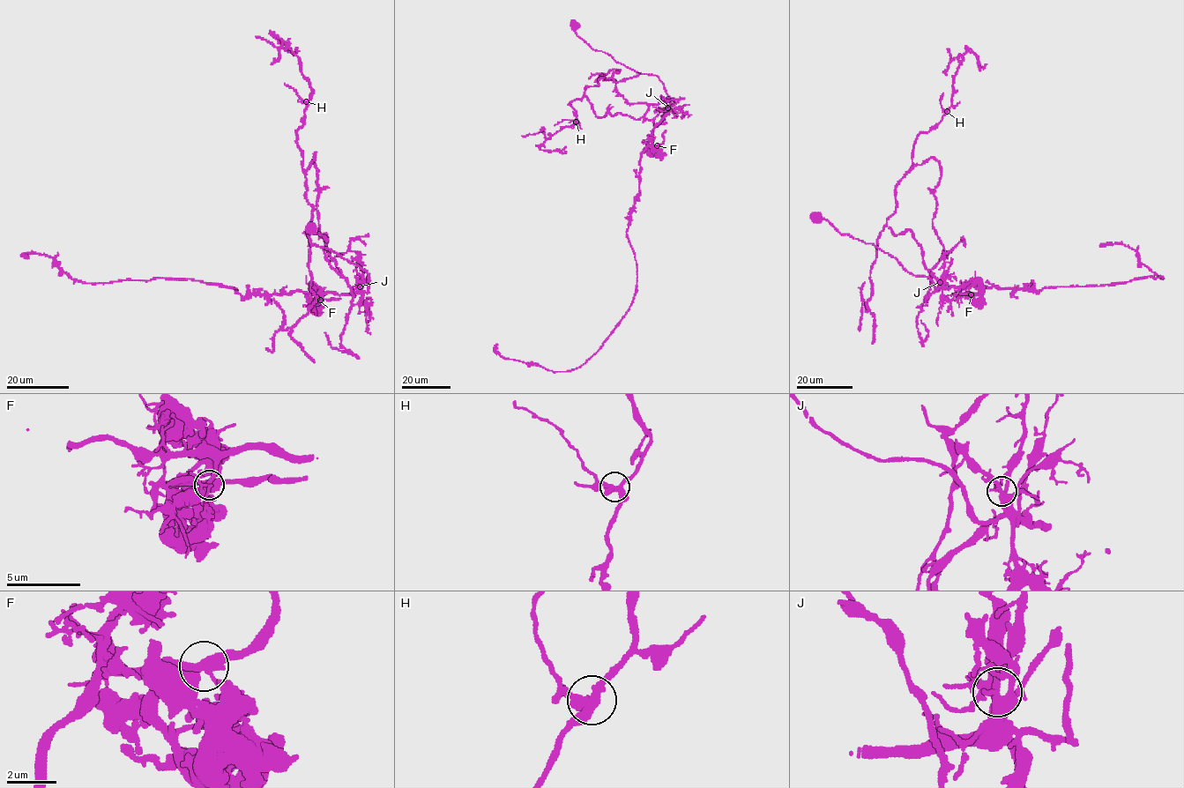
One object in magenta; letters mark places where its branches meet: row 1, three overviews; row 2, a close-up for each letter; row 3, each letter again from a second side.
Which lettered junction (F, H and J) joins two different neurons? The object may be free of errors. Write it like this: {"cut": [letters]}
{"cut": ["F"]}

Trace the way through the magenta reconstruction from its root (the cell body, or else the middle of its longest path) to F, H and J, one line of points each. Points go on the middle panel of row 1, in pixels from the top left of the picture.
F: (575, 25), (577, 35), (593, 49), (636, 71), (655, 75), (662, 82), (674, 103), (648, 142), (657, 145)
H: (575, 25), (593, 49), (655, 75), (674, 101), (651, 120), (603, 117), (584, 94), (569, 103), (576, 122)
J: (575, 25), (577, 35), (593, 49), (636, 71), (658, 78), (674, 101), (667, 107)

